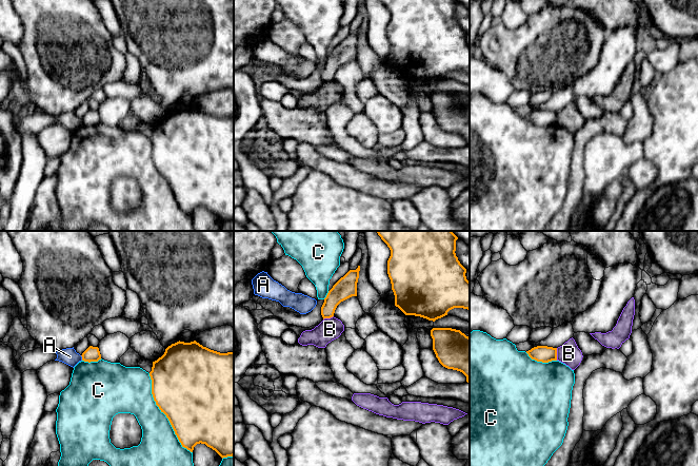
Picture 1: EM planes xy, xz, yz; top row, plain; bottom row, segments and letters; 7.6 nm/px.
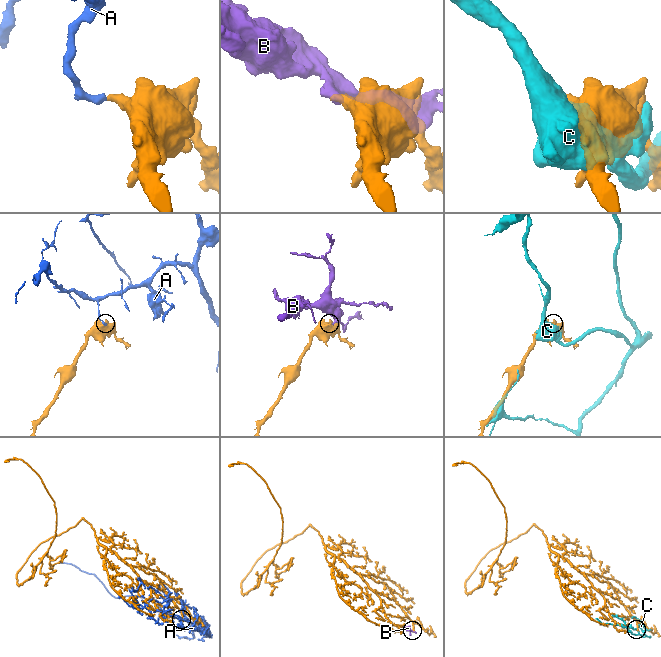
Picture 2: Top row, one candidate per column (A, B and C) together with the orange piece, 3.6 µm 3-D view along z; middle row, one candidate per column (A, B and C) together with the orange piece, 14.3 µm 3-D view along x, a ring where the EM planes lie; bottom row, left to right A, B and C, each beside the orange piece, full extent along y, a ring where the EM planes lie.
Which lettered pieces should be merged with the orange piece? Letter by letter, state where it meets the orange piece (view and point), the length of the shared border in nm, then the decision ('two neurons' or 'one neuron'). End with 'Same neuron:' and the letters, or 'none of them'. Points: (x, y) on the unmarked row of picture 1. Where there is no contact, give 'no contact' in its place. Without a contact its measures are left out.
A: xy (82, 121) | 40 nm | two neurons
B: yz (556, 118) | 100 nm | two neurons
C: xy (164, 177) | 700 nm | two neurons
Same neuron: none of them

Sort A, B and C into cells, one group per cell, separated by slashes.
A / B / C

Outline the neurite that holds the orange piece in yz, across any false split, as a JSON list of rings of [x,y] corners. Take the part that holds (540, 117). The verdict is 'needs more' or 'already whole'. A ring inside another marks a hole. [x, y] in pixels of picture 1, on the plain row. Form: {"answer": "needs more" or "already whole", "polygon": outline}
{"answer": "already whole", "polygon": [[[537,110],[526,115],[532,123],[542,127],[557,124],[557,112],[547,110]]]}

